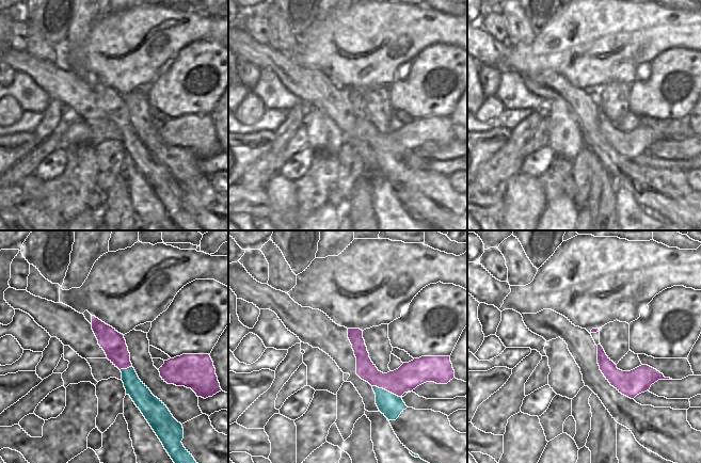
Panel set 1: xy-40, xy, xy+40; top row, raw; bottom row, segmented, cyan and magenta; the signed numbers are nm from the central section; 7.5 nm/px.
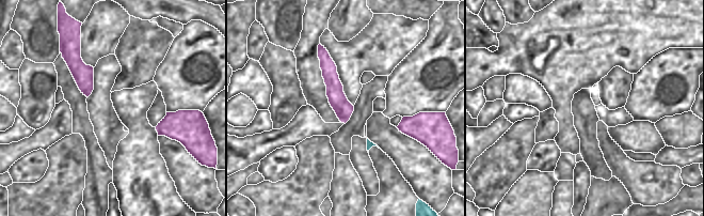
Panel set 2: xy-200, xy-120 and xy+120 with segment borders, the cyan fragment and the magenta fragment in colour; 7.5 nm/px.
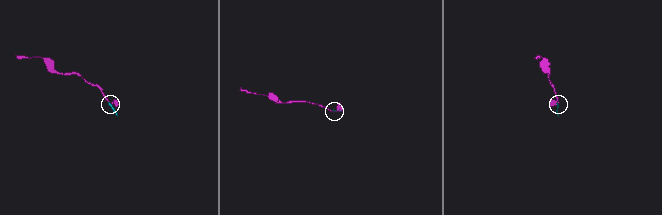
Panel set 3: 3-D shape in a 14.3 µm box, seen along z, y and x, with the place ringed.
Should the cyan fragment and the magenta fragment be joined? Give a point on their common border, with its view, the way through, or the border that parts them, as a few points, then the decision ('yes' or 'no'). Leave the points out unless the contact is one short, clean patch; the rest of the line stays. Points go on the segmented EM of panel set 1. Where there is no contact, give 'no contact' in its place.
contact xy (386, 390); way xy (389, 404), (386, 390), (409, 376); yes

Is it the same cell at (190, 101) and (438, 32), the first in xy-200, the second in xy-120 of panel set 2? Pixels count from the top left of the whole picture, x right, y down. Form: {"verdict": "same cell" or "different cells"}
{"verdict": "same cell"}

